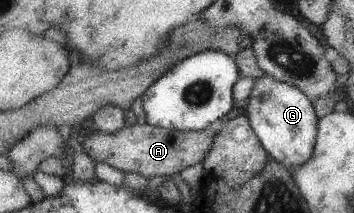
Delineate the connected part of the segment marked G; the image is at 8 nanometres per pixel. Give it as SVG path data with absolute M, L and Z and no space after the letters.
M269 74L255 80L248 99L246 114L249 115L257 138L270 156L292 170L307 164L315 154L321 119L321 115L315 110L314 100L302 89L277 80Z

